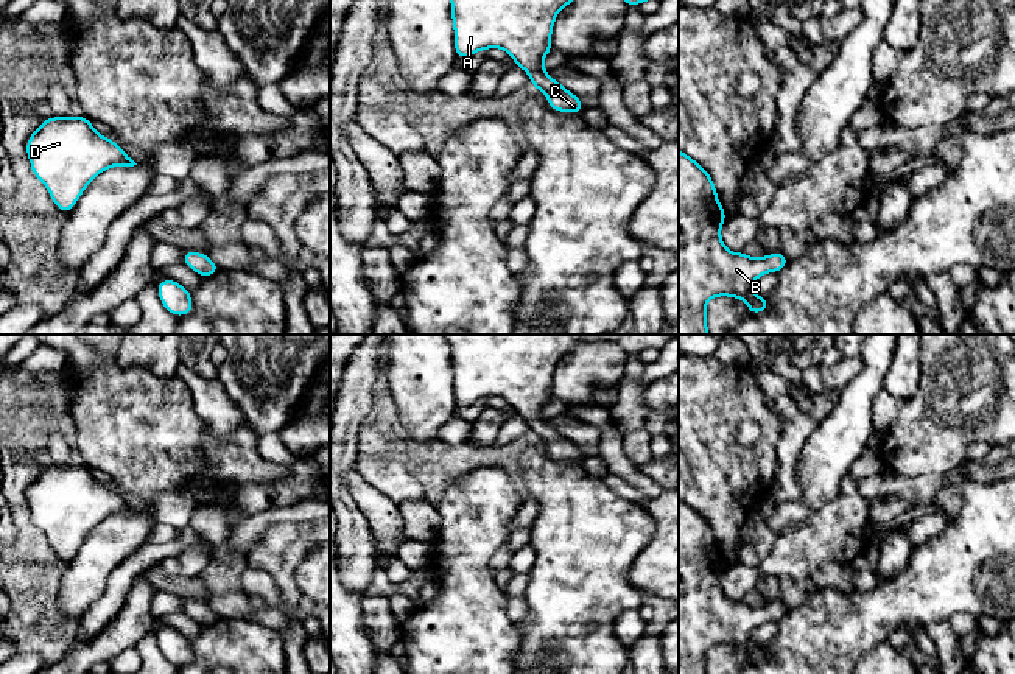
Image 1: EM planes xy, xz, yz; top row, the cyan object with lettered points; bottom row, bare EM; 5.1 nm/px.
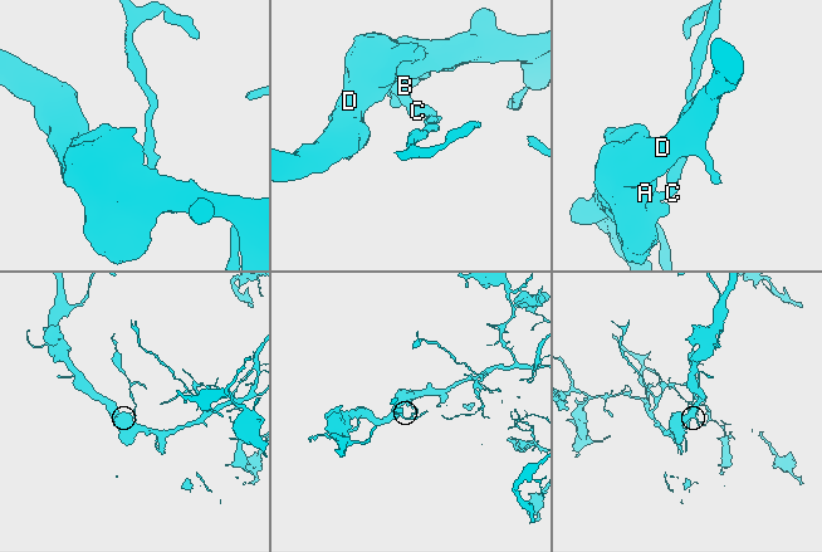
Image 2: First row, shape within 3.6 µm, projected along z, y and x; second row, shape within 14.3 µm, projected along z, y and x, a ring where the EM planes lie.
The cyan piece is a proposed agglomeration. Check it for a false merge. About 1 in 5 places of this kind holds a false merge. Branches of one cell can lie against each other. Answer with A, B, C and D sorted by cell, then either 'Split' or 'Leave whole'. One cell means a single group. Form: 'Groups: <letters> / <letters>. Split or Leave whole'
Groups: A B C D. Leave whole

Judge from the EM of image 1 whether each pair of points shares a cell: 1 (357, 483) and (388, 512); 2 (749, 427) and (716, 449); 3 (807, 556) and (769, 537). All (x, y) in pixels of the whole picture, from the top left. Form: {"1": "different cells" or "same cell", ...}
{"1": "same cell", "2": "different cells", "3": "different cells"}

